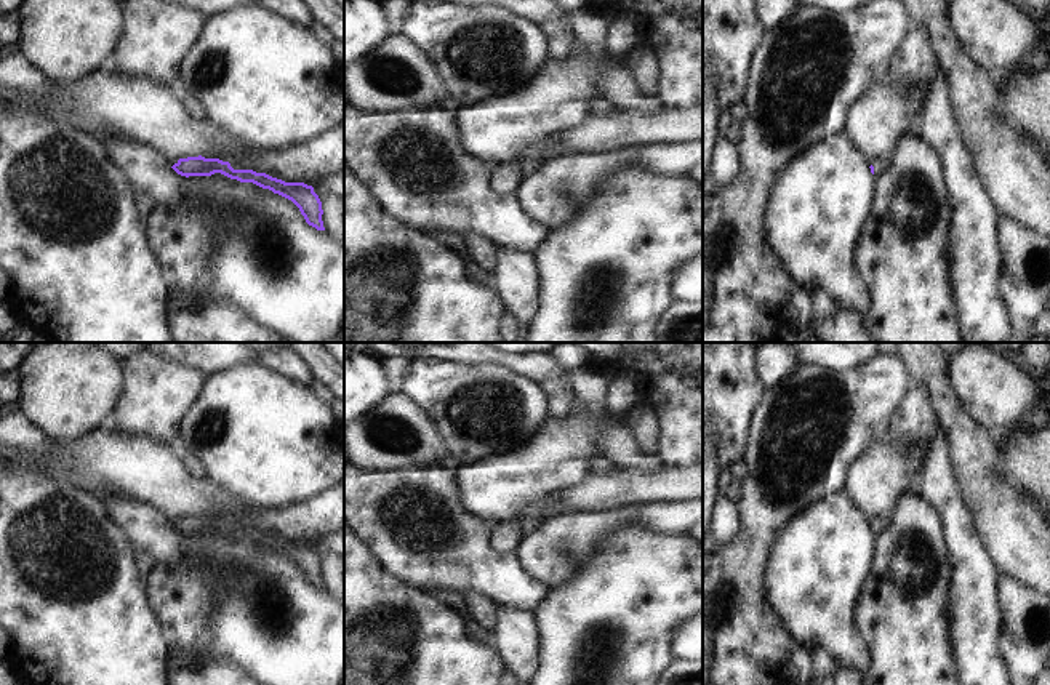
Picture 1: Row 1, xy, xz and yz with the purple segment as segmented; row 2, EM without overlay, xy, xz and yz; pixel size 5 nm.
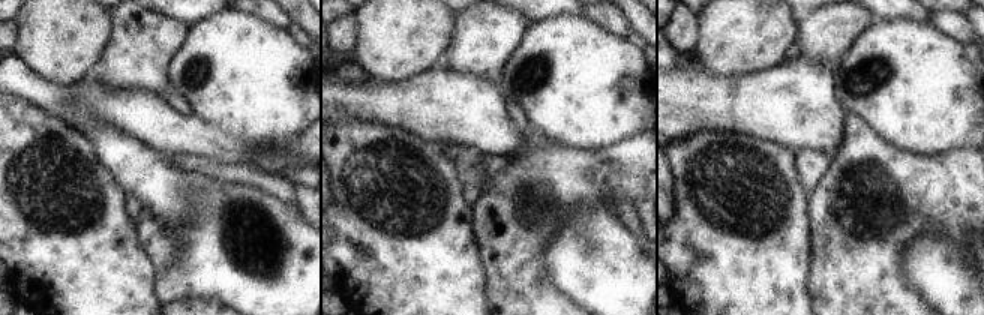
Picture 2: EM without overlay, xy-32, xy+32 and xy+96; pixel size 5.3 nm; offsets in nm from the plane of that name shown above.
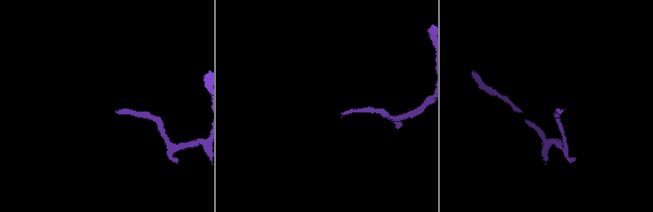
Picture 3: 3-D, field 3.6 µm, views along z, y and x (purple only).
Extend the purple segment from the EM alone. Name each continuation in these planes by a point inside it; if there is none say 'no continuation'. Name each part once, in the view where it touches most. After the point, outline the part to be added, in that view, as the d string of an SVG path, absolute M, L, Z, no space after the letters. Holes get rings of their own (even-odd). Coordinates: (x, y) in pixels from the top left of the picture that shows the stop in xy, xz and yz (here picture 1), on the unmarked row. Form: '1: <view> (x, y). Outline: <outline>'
1: yz (881, 525). Outline: M882 517L871 519L871 523L874 525L874 535L876 536L884 533L890 525L888 519L882 519Z

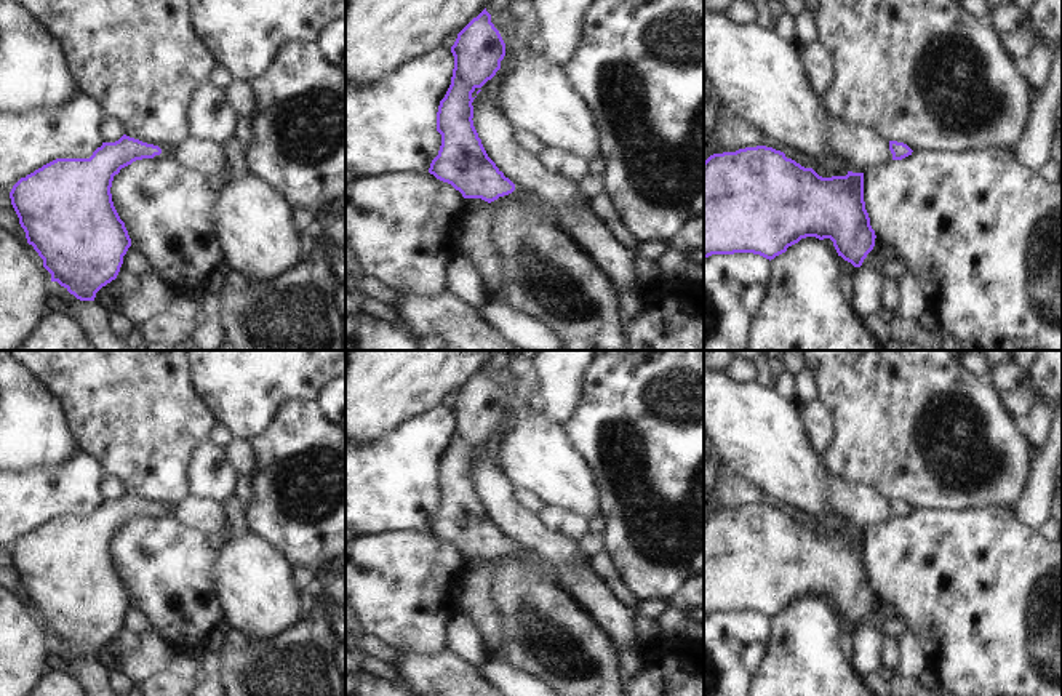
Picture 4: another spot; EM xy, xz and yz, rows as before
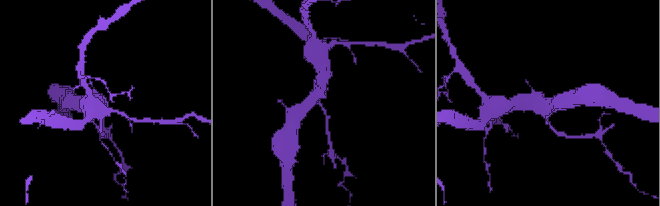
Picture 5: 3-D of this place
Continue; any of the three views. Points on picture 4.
1: xy (165, 514). Outline: M154 501L154 504L158 504L162 507L162 512L154 515L157 520L170 520L170 518L173 518L170 504L166 504L163 501Z

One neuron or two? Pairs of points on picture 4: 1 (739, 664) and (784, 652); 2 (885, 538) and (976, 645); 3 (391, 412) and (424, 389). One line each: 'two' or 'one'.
1: two
2: one
3: one

